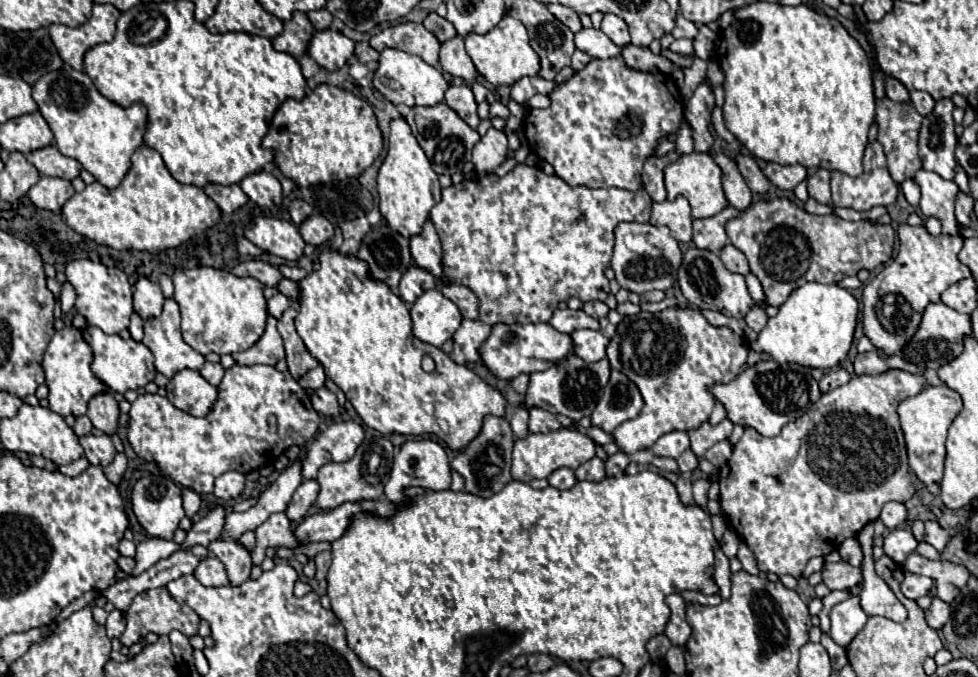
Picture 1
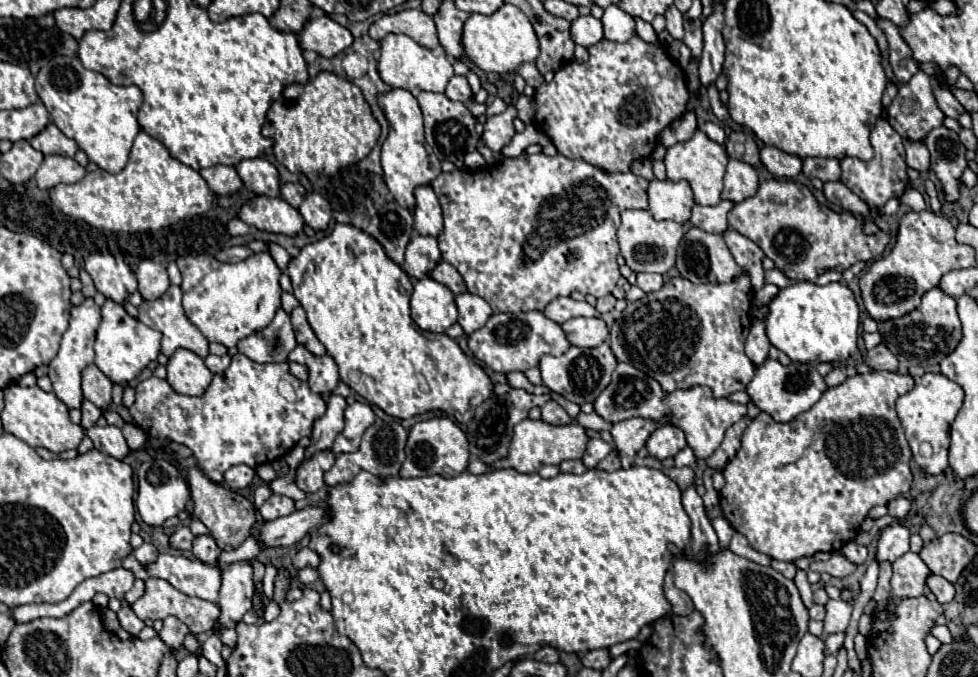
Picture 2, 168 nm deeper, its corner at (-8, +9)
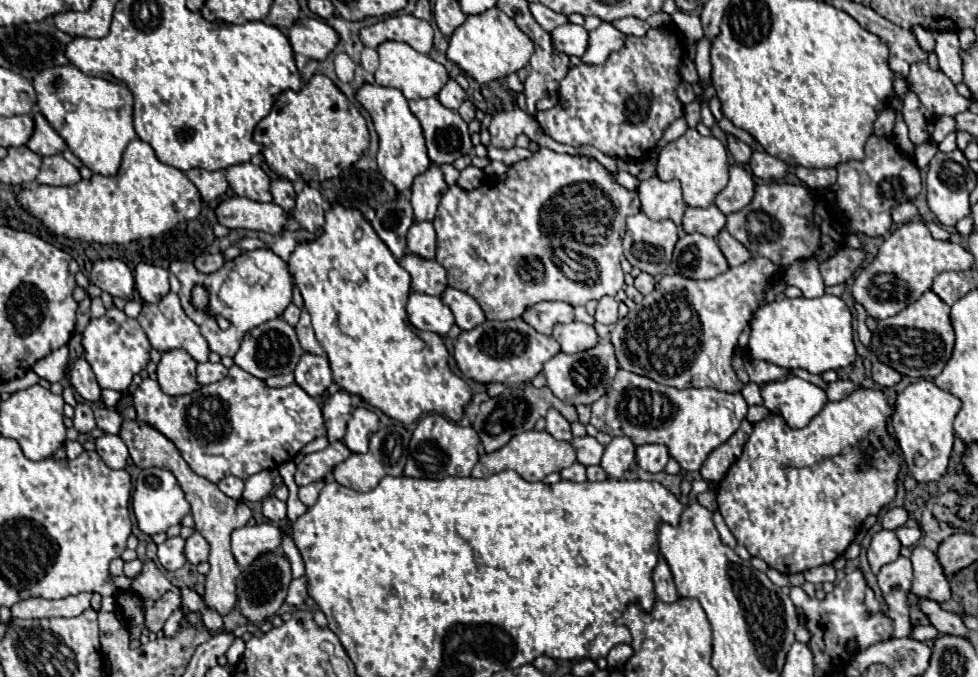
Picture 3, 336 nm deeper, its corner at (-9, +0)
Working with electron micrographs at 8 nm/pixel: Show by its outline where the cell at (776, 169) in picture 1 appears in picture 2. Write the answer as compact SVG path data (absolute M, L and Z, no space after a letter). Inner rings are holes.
M763 147L761 161L771 175L783 177L783 179L793 179L803 169L803 161L797 155L787 155L777 147Z

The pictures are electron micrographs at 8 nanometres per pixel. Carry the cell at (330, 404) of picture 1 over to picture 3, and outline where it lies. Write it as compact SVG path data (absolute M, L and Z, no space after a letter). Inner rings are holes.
M304 354L294 370L296 384L302 386L310 396L320 396L332 384L332 370L326 356Z

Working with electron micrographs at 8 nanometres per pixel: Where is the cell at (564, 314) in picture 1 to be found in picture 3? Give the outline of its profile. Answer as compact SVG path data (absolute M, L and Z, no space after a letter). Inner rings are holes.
M538 302L536 306L526 308L520 318L540 334L552 334L554 324L574 320L574 310L566 302Z

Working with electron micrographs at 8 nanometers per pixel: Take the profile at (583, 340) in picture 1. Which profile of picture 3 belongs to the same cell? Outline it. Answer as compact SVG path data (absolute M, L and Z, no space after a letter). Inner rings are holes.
M568 322L568 324L556 324L552 330L552 338L560 344L562 352L576 354L582 350L588 350L596 346L598 334L594 326L588 326L584 322Z

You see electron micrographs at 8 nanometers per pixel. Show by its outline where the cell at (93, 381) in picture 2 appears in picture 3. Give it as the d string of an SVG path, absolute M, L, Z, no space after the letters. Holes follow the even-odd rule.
M82 356L70 364L70 384L86 402L100 400L100 386L96 382L96 376L92 374L92 368L88 366L88 362L84 362Z

